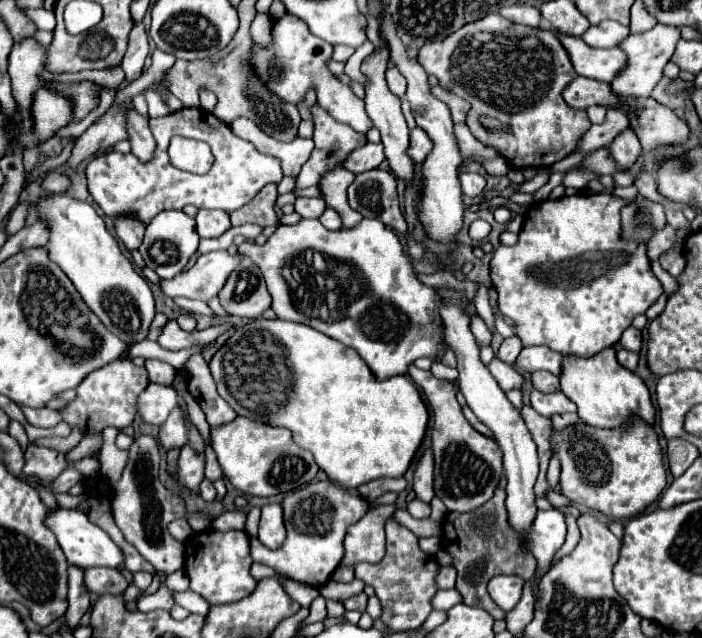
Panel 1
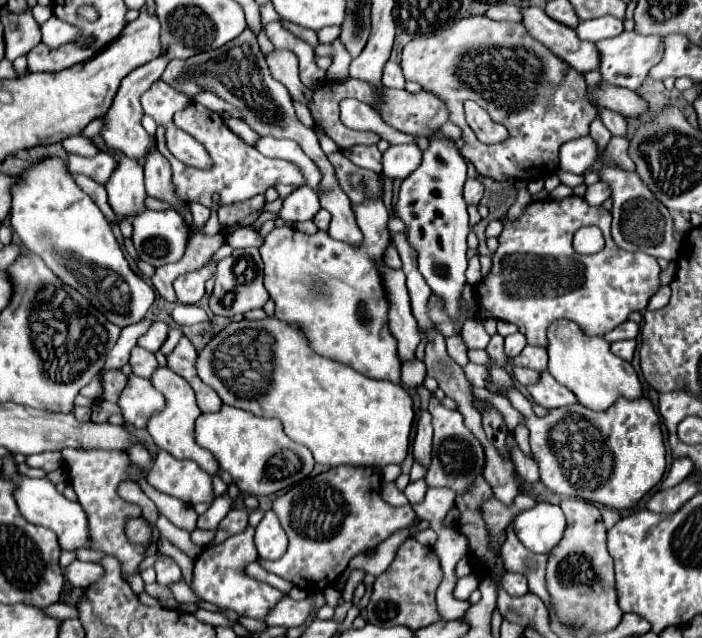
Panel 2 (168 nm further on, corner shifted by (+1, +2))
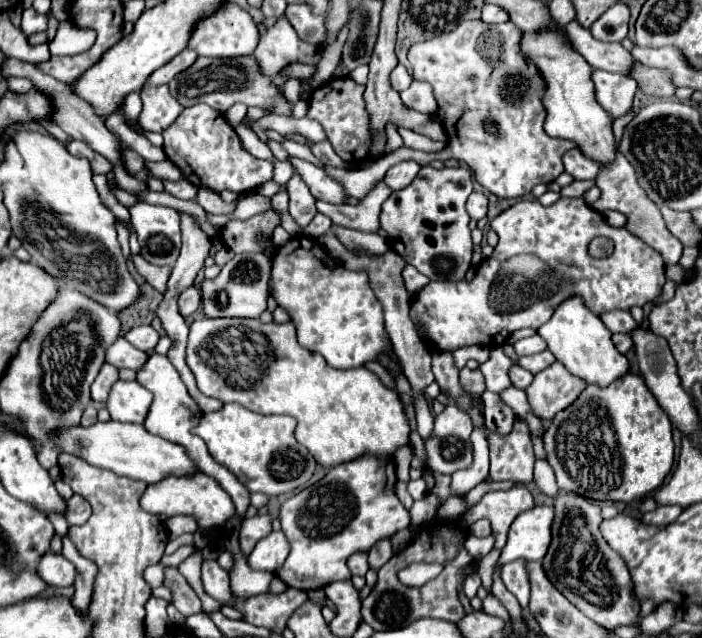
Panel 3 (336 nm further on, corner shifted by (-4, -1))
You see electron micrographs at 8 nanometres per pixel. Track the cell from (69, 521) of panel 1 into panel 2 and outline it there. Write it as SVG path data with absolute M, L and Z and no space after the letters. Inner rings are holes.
M11 453L7 457L3 457L1 475L15 485L13 497L17 501L17 507L19 507L21 515L29 523L49 527L59 537L61 549L75 551L75 549L85 549L87 547L87 515L77 501L69 501L67 497L63 497L49 479L31 479L31 477L21 475Z

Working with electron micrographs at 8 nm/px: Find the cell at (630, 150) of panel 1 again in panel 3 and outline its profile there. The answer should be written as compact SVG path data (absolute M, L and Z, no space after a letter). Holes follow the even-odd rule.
M594 70L592 82L596 88L598 104L610 114L612 120L624 116L632 108L632 98L638 90L632 78L626 78L622 74L610 74L604 70Z

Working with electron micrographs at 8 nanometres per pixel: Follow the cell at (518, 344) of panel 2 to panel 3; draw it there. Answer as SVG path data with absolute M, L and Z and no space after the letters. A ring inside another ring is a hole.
M534 334L534 336L530 336L530 338L518 340L518 342L514 344L514 350L516 350L516 356L518 356L518 358L520 358L520 356L530 356L530 354L536 354L536 352L546 350L546 342L544 342L538 334Z

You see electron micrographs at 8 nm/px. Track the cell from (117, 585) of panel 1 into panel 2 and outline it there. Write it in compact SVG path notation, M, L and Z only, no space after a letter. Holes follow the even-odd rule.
M73 561L69 567L63 569L65 579L73 585L73 587L89 587L89 583L93 583L93 579L101 577L103 567L97 563L83 563L83 561Z

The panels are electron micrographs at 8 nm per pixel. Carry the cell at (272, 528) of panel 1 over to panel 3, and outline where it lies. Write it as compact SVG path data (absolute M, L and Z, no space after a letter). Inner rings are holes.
M278 530L278 532L270 532L268 536L258 540L256 548L248 556L248 562L250 562L250 568L254 568L254 570L274 572L276 568L280 568L284 564L288 554L290 554L290 544L288 544L284 532Z

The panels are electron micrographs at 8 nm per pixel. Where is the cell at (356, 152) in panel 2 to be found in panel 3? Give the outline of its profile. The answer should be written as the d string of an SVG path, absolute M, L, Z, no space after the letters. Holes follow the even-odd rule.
M389 122L386 125L387 140L386 140L386 150L384 150L385 153L392 152L402 146L402 138L396 130L398 130L396 124Z

